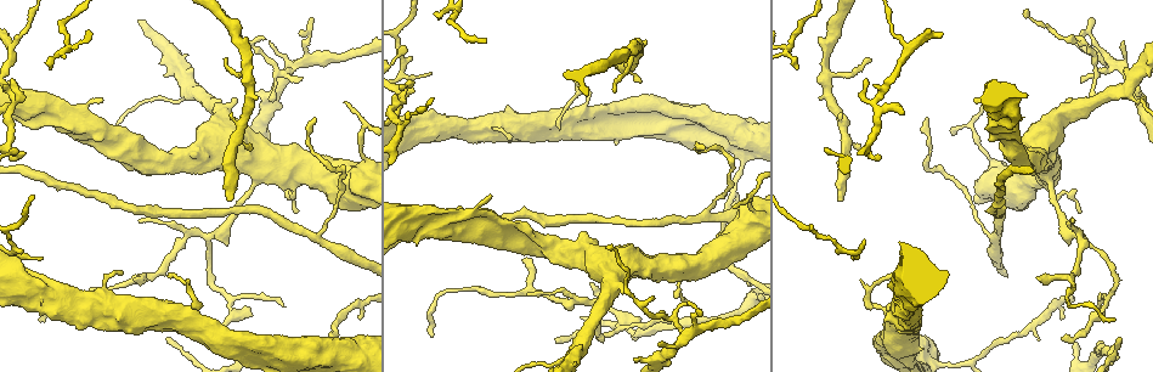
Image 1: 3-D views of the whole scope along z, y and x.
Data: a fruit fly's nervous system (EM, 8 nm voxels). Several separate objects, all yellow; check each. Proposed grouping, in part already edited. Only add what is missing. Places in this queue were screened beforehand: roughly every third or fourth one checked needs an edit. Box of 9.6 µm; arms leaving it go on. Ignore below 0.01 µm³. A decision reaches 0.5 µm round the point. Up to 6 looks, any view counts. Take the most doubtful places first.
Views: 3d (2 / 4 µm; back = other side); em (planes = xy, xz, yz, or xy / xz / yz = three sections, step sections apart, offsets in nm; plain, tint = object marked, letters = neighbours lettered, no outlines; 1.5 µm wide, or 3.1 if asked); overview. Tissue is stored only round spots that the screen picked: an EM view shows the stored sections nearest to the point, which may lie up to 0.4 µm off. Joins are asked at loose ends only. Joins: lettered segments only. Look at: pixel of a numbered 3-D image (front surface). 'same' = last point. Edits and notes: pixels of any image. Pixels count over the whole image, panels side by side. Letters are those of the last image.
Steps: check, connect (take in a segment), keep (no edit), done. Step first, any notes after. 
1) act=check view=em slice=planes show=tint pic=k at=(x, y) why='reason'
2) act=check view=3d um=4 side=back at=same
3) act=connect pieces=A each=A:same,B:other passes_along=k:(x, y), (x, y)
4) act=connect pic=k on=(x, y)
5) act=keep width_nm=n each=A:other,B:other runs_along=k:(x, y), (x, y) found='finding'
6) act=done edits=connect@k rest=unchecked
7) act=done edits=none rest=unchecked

act=check view=3d um=4 pic=1 at=(841, 198) why='free end'

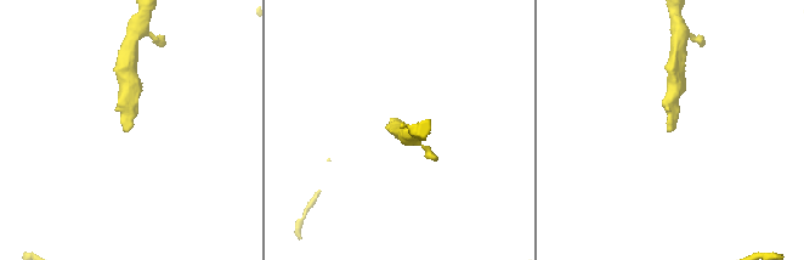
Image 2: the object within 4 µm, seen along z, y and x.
act=check view=em slice=planes show=letters pic=2 at=(673, 127) why='need the tissue'

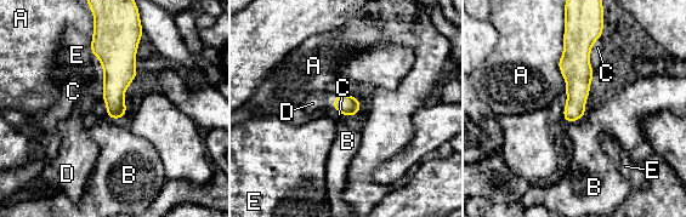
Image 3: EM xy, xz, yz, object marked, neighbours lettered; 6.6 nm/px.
act=connect pieces=D longest_contact=C:420nm each=A:other,B:other,C:other,D:same,E:other passes_along=3:(349, 106), (334, 102), (321, 100) found='it goes on there'

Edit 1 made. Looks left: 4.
act=check view=3d um=2 pic=1 at=(1124, 44) why='free end'

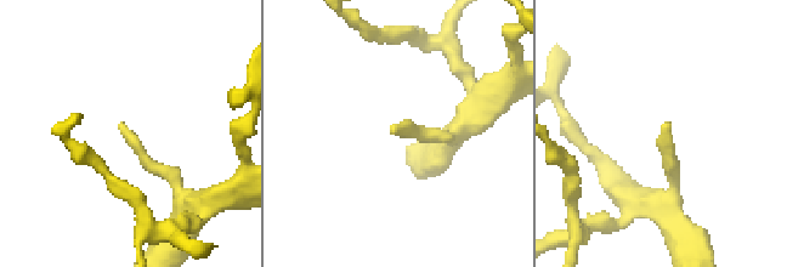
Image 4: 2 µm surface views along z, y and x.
act=check view=em slice=xz step=8 show=letters pic=4 at=(669, 126) why='need the tissue'

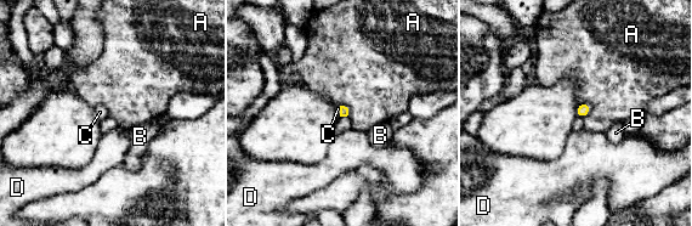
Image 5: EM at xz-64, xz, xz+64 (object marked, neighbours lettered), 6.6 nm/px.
act=check view=em slice=planes show=letters at=same why='another direction'

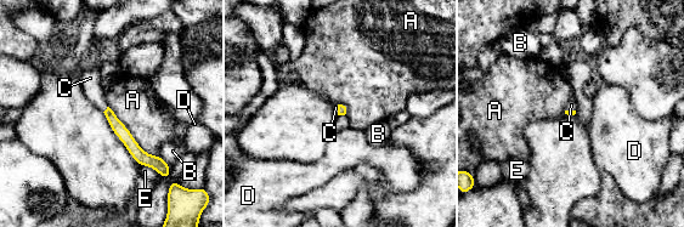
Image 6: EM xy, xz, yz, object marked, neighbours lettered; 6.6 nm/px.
act=connect pieces=C each=A:other,B:other,C:same,D:other,E:other passes_along=6:(119, 129), (106, 109), (90, 78) found='it goes on there'

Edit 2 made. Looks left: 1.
act=done edits=connect@3,connect@6 rest=unchecked

